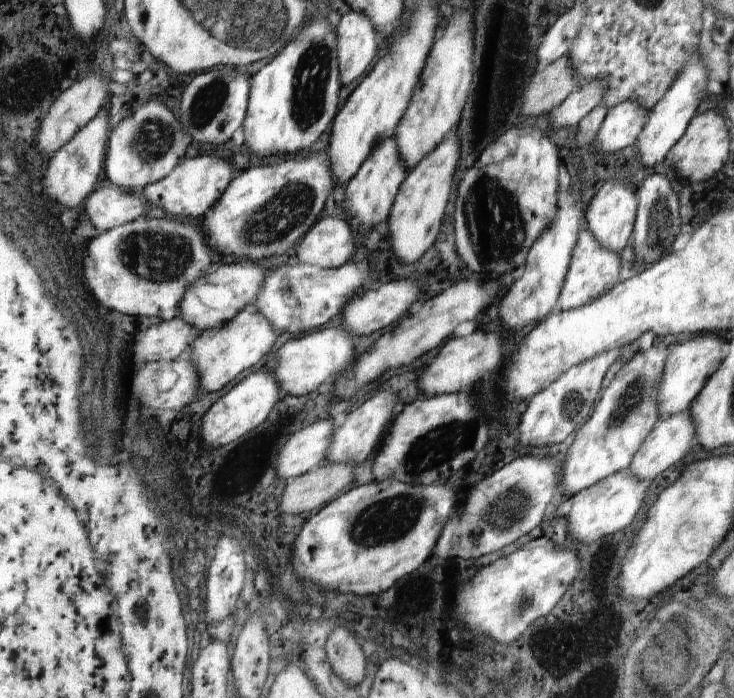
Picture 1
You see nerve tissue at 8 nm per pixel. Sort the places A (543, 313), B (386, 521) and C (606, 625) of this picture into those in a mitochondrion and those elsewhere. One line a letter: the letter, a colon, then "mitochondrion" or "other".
A: other
B: mitochondrion
C: other

